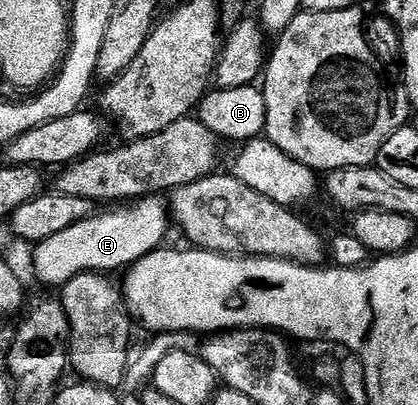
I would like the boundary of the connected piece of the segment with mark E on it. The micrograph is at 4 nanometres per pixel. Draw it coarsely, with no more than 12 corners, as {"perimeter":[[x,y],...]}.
{"perimeter":[[158,196],[33,247],[35,276],[125,271],[167,241]]}

